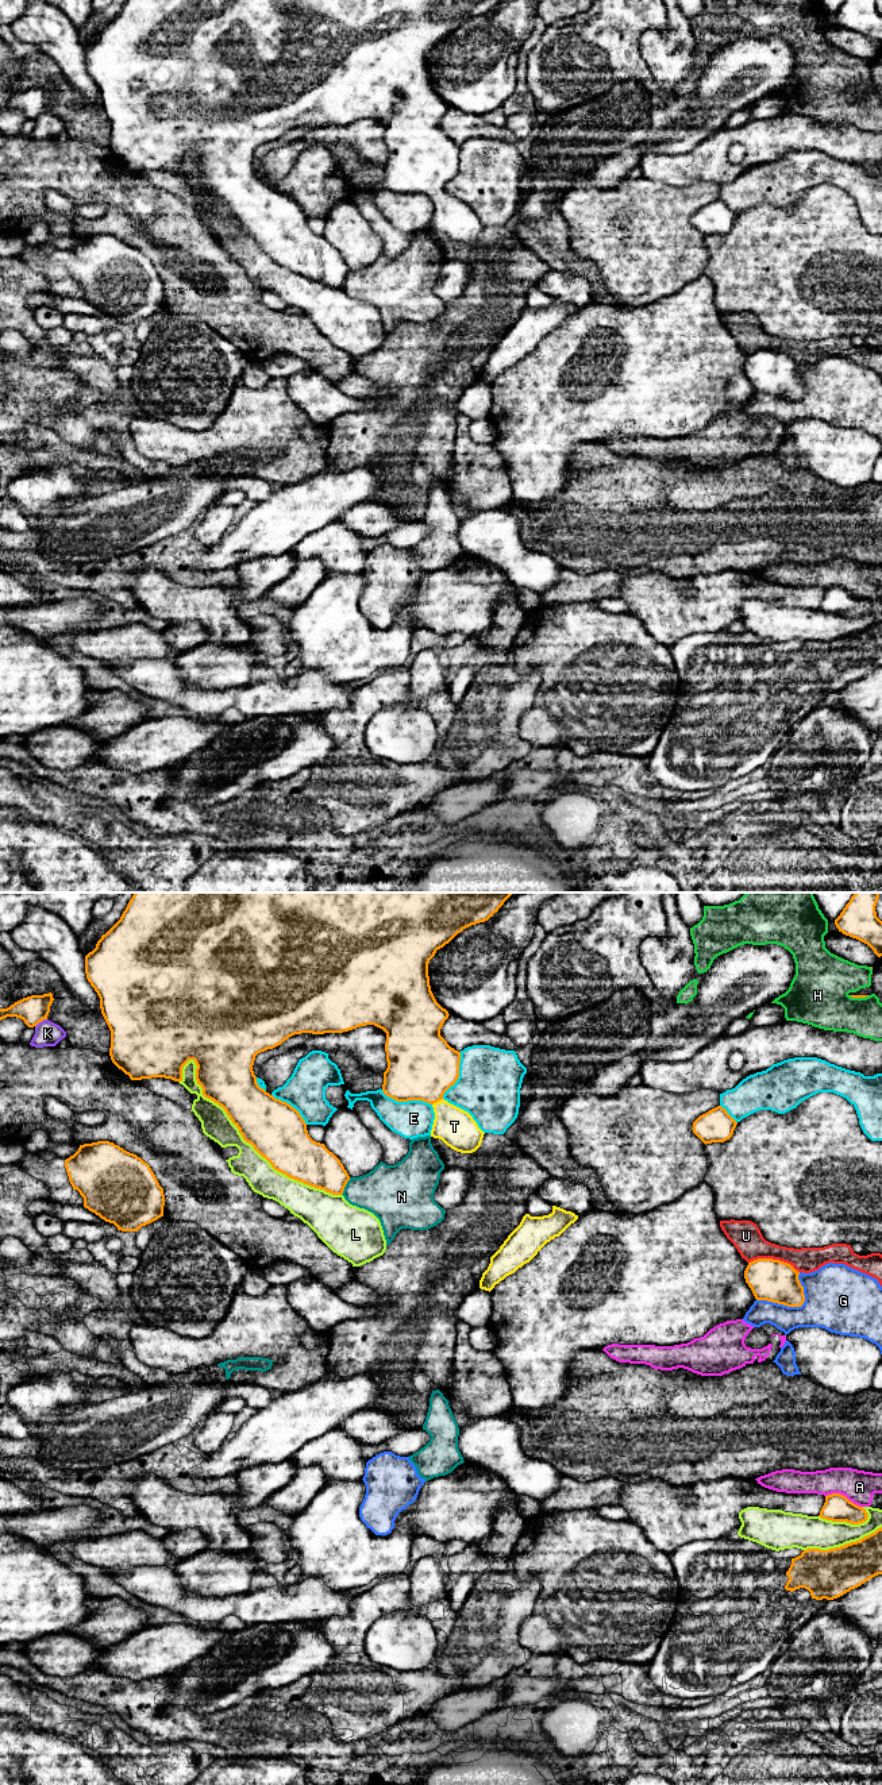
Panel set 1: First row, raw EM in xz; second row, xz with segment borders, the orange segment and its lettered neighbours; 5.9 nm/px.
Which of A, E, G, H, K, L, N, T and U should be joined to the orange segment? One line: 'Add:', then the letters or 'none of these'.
Add: T

